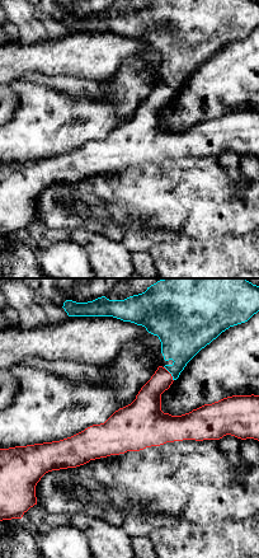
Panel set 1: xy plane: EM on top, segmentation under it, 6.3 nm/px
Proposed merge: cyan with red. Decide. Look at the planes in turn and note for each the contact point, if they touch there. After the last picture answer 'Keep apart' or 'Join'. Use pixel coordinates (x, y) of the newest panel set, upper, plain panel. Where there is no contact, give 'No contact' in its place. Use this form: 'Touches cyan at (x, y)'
Touches cyan at (170, 88)

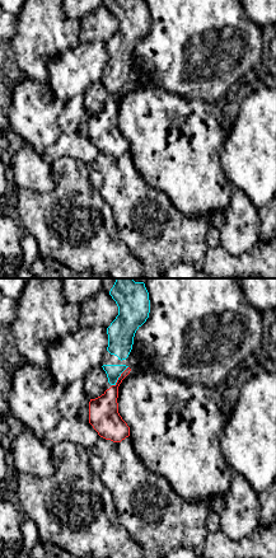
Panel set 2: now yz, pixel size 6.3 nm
Touches cyan at (120, 90)

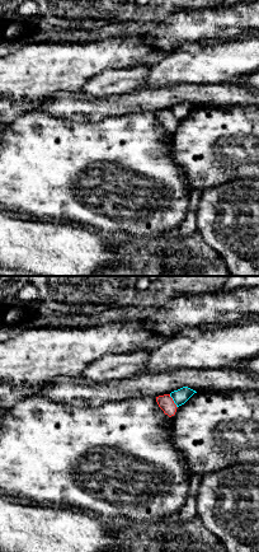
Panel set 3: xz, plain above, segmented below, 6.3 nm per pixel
Touches cyan at (173, 115)

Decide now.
Join

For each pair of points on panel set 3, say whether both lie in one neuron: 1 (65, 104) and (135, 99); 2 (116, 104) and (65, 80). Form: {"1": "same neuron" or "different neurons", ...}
{"1": "same neuron", "2": "different neurons"}

